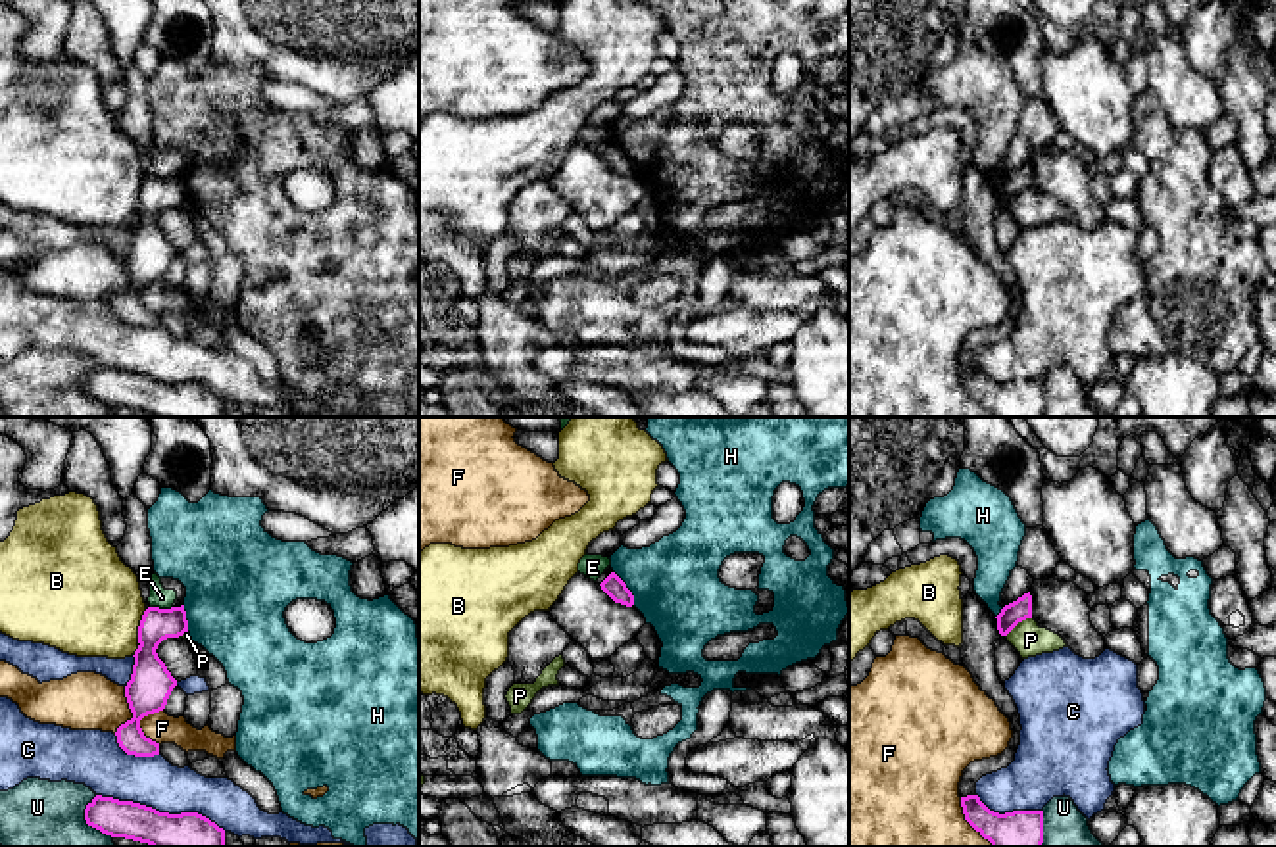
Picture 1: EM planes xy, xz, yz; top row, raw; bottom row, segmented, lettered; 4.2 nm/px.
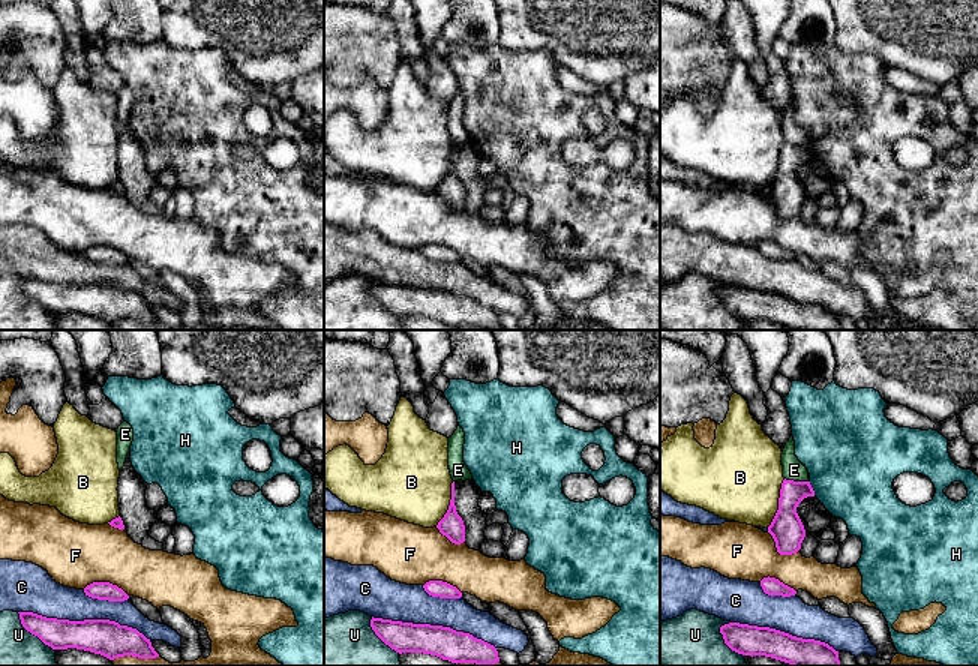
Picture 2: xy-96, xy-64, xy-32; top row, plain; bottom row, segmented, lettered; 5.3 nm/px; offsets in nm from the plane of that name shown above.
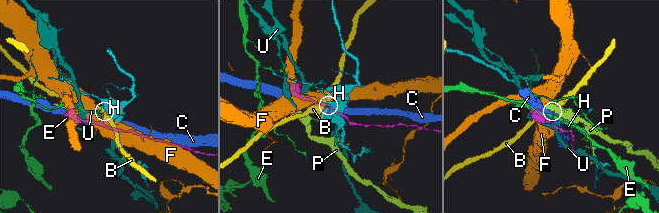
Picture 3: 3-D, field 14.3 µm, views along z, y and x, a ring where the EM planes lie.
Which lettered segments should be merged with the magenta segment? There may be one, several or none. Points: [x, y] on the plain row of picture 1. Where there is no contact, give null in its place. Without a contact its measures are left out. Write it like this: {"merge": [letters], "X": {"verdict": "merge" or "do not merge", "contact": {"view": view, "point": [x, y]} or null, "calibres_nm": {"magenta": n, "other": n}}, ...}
{"merge": [], "B": {"verdict": "do not merge", "contact": {"view": "xy", "point": [139, 196]}, "calibres_nm": {"magenta": 180, "other": 460}}, "C": {"verdict": "do not merge", "contact": {"view": "xy", "point": [162, 383]}, "calibres_nm": {"magenta": 280, "other": 200}}, "E": {"verdict": "do not merge", "contact": {"view": "xy", "point": [162, 179]}, "calibres_nm": {"magenta": 140, "other": 90}}, "F": {"verdict": "do not merge", "contact": {"view": "xy", "point": [139, 294]}, "calibres_nm": {"magenta": 180, "other": 130}}, "H": {"verdict": "do not merge", "contact": {"view": "xz", "point": [627, 158]}, "calibres_nm": {"magenta": 90, "other": 360}}, "P": {"verdict": "do not merge", "contact": {"view": "yz", "point": [1017, 193]}, "calibres_nm": {"magenta": 90, "other": 140}}, "U": {"verdict": "do not merge", "contact": {"view": "xy", "point": [87, 392]}, "calibres_nm": {"magenta": 160, "other": 380}}}

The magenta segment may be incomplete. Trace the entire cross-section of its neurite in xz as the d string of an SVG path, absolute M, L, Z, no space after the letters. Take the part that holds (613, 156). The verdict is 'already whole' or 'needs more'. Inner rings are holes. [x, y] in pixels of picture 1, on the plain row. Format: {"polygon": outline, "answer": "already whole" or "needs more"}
{"polygon": "M611 142L600 156L615 173L621 173L626 177L634 175L632 161L615 142Z", "answer": "already whole"}

